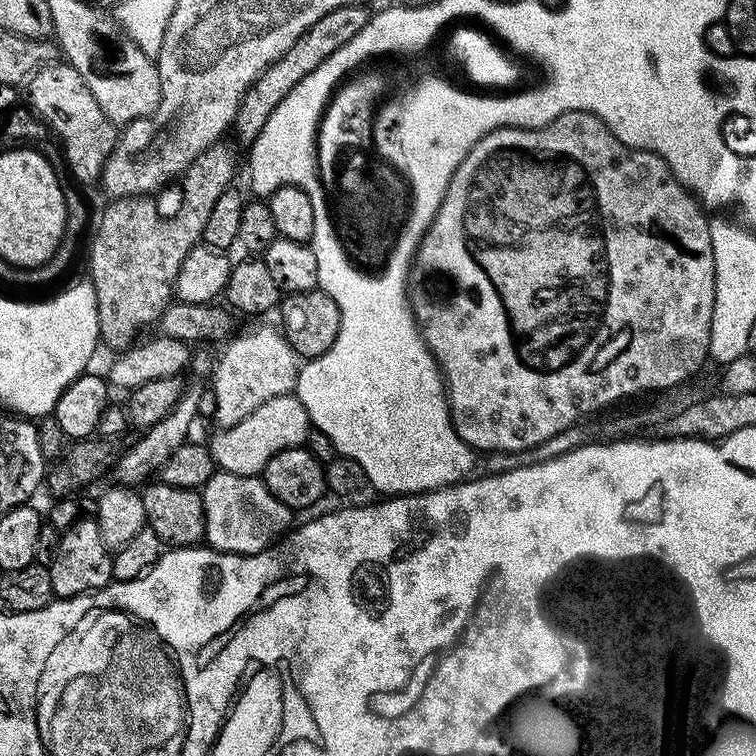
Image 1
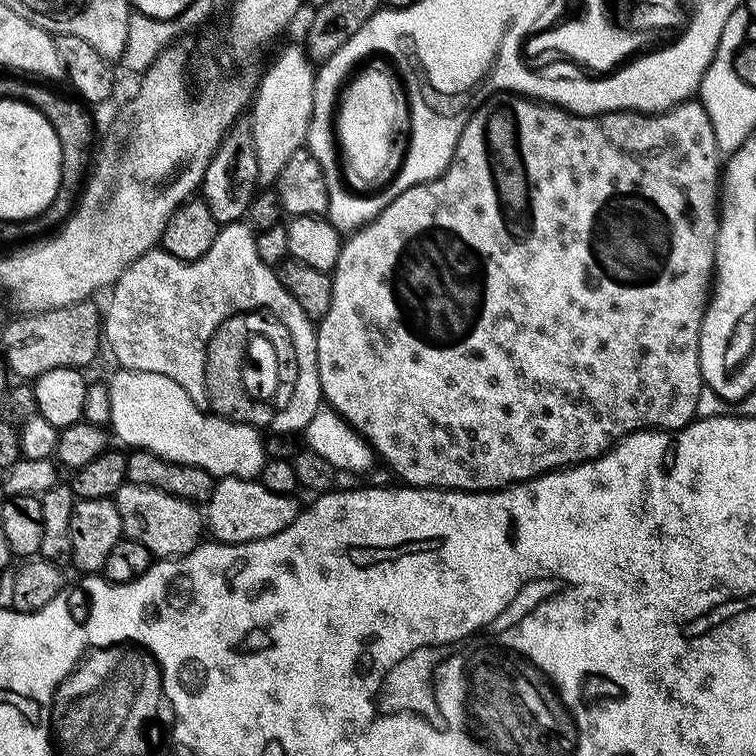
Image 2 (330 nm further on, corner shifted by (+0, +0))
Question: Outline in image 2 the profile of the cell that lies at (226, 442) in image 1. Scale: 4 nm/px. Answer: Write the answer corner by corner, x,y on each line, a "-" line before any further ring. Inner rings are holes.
120,368
107,381
110,394
110,428
127,447
161,456
164,460
198,466
214,478
233,476
243,480
259,477
266,459
265,437
261,429
246,424
235,424
212,415
201,405
195,404
166,374
135,372

